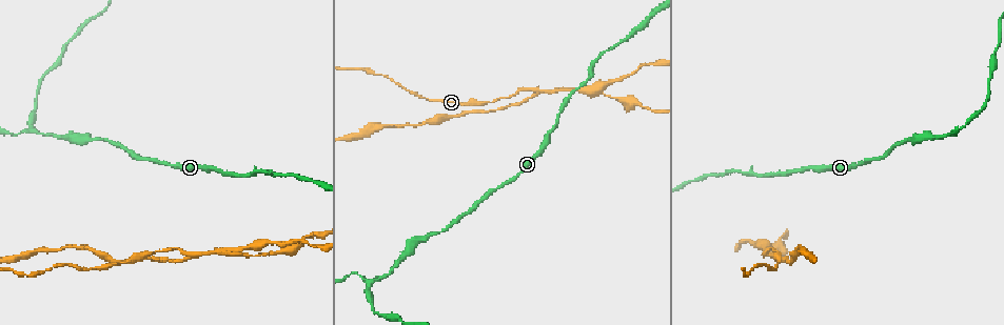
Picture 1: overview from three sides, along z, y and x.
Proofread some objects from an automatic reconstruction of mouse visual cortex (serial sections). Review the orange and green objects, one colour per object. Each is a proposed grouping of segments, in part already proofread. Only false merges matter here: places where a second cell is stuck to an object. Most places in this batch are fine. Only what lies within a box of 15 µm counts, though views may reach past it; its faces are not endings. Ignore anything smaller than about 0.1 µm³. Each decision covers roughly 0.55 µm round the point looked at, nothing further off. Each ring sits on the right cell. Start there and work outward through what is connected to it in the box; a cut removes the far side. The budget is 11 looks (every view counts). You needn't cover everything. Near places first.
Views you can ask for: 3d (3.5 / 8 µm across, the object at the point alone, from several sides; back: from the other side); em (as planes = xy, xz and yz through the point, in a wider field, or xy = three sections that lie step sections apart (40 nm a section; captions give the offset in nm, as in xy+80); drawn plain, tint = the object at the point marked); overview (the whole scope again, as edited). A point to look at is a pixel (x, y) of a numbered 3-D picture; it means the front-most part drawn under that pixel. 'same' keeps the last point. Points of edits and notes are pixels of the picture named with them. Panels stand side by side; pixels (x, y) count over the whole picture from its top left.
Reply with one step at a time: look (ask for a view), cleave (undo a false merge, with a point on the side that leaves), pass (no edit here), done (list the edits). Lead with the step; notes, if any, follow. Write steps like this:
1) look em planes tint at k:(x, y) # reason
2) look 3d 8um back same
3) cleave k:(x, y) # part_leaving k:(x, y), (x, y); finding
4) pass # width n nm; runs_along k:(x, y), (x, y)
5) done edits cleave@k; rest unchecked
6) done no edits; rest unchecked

look 3d 3.5um back at 1:(70, 137) # calibre changes

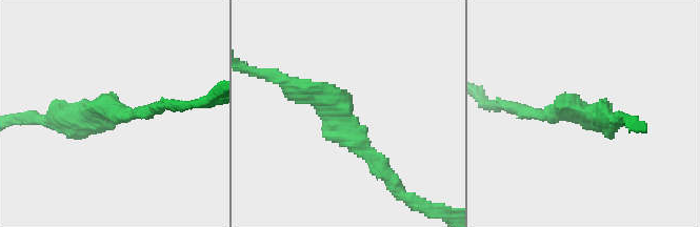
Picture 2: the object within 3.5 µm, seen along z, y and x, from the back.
look em xy step 1 tint at 2:(106, 107) # arm_widths 200, 300 nm; need the tissue

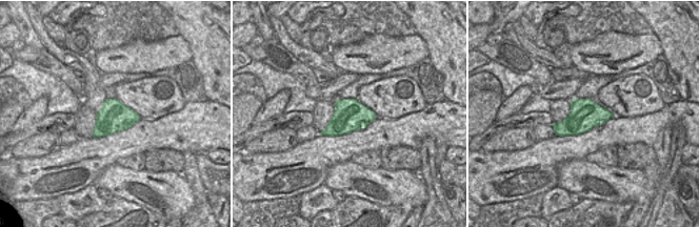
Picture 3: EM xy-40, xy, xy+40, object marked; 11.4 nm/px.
look em xy step 3 tint same # cut it another way

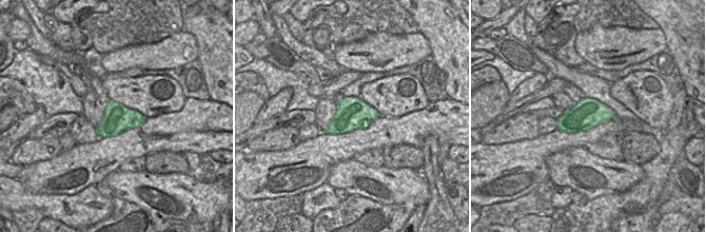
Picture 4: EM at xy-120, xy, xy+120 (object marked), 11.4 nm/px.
pass # runs_along 2:(291, 85), (336, 104), (388, 177); all the same cell

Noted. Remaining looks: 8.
look 3d 8um at 1:(535, 90) # two arms in line, one across

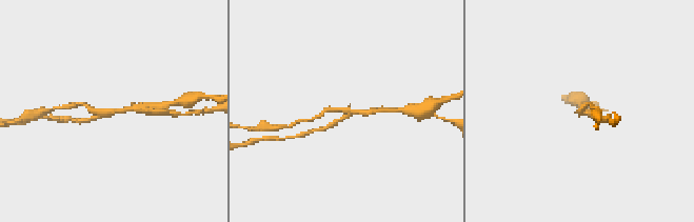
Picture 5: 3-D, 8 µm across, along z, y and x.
look em xy step 2 tint at 5:(348, 111)

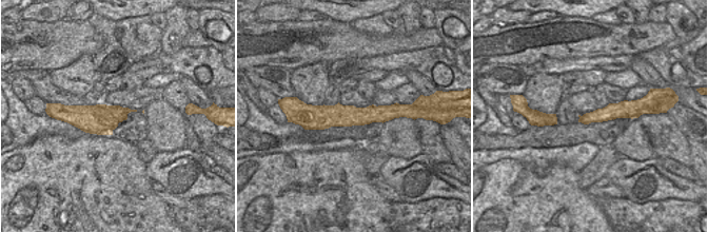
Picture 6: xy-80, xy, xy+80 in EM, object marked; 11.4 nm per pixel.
cleave 5:(183, 99) # arm_widths 200, 200, 200 nm; border 6:(642, 108), (618, 110), (610, 116); two cells meet here

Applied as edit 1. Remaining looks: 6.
look 3d 3.5um back at 1:(348, 69) # thin neck

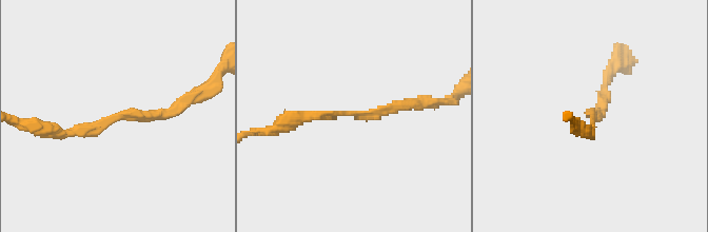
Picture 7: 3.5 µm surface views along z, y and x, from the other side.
look em xy step 3 tint at 7:(345, 115)

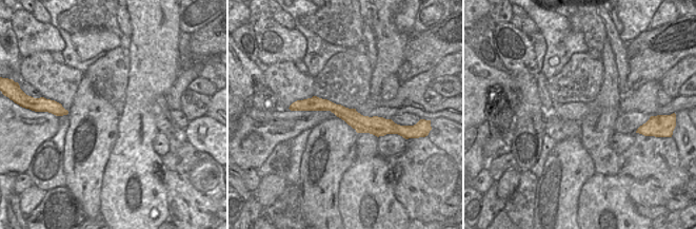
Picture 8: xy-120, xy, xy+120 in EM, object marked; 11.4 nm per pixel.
pass # runs_along 8:(300, 108), (326, 105), (360, 123), (390, 125); one cell here

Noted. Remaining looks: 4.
look 3d 8um back at 1:(35, 131) # three arms meet

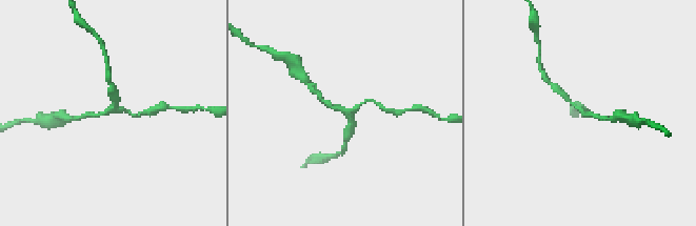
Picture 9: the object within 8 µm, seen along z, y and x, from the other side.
look em xy step 1 tint at 9:(578, 109) # arms 3; arm_widths 100, 200, 250 nm; now the EM

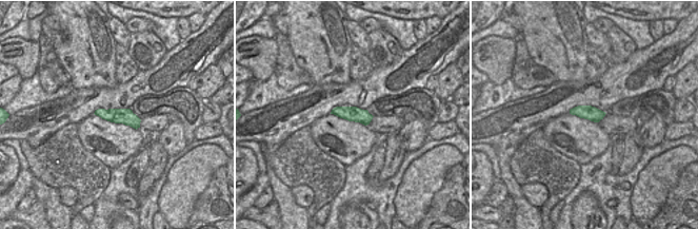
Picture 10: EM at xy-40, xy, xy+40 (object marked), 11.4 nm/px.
pass # runs_along 9:(320, 98), (350, 116), (350, 134); all the same cell

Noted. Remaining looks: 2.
done edits cleave@5; rest unchecked

